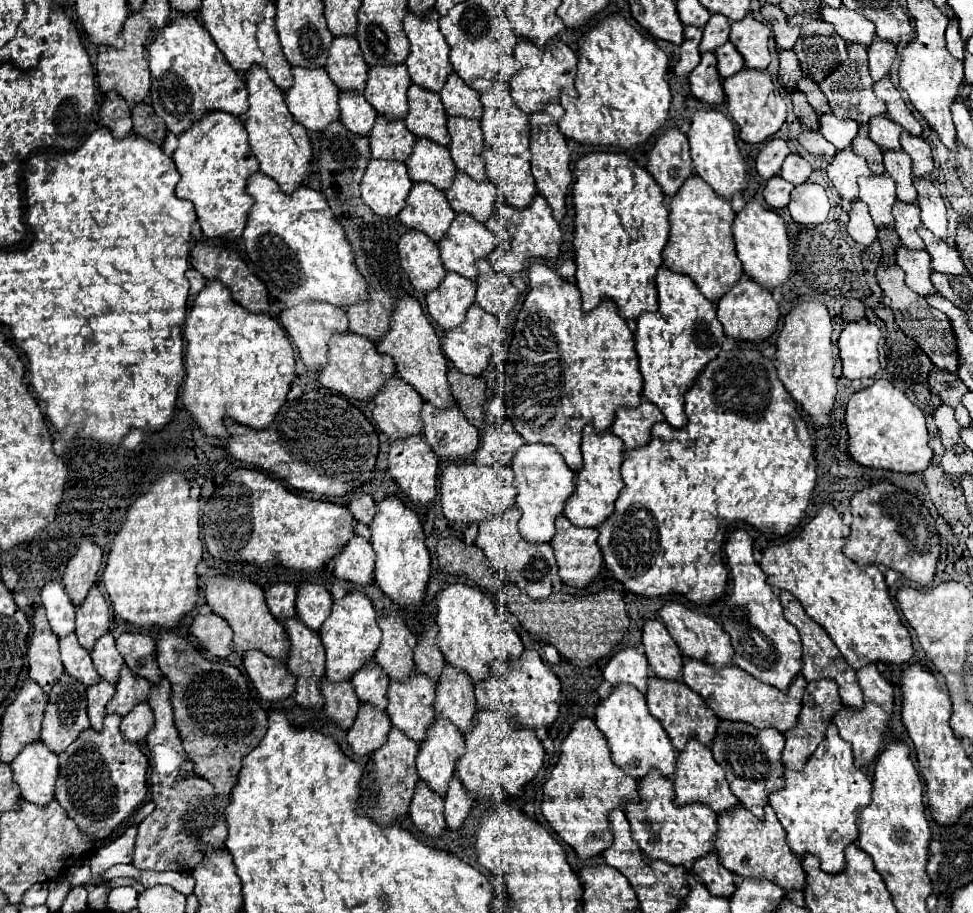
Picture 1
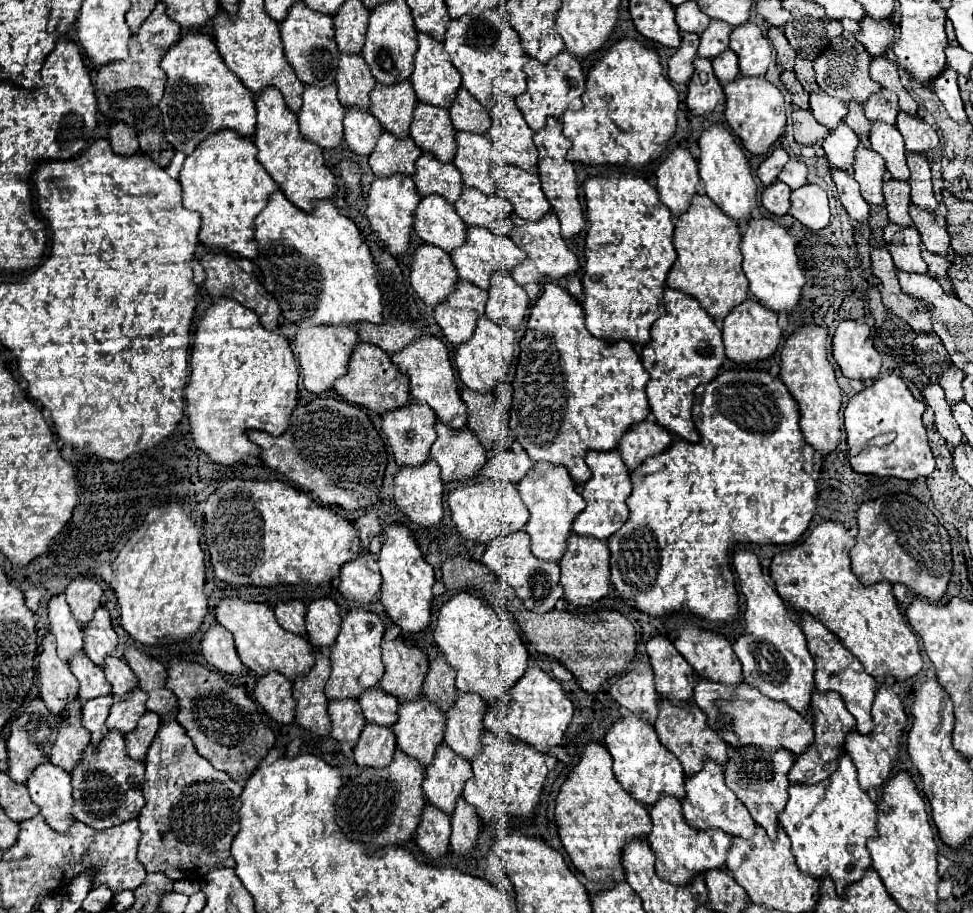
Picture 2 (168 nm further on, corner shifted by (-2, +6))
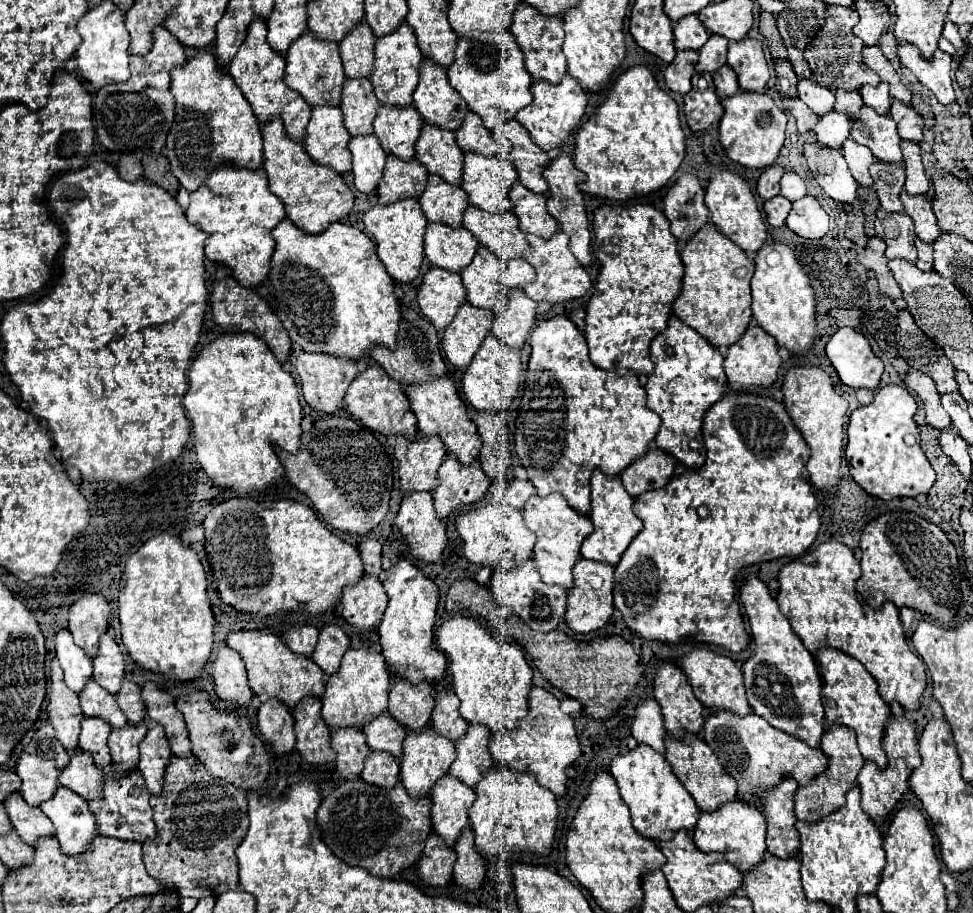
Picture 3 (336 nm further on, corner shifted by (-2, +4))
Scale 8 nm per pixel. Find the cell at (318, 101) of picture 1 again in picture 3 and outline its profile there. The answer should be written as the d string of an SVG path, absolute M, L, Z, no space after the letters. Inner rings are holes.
M313 107L311 121L307 125L305 151L319 165L331 167L343 175L351 171L351 155L347 149L351 135L343 125L339 107Z

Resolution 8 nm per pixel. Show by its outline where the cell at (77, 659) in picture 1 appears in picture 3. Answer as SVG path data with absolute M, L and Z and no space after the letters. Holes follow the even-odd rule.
M95 681L87 683L87 687L83 689L81 709L83 709L85 717L99 717L99 719L107 721L113 729L121 729L129 723L127 717L123 715L123 711L119 709L115 697L109 695L107 691L103 691Z

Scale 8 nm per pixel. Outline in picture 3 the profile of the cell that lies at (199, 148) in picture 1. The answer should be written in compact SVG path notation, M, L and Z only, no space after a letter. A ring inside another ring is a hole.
M221 165L209 175L199 191L191 193L191 205L185 215L209 235L205 241L205 257L231 267L233 277L243 287L255 289L269 277L271 255L275 249L271 231L285 219L285 209L281 199L269 191L263 171Z

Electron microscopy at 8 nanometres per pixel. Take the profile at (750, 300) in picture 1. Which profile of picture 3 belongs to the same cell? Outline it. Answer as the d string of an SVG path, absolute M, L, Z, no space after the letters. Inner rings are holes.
M751 325L745 335L729 347L725 357L725 373L731 391L757 391L759 387L767 389L777 381L777 373L781 367L781 357L777 353L777 343L767 335L761 327Z

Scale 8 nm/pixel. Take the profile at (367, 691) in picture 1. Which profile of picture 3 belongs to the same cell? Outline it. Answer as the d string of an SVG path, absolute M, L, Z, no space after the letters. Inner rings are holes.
M379 715L379 719L373 719L363 733L367 735L367 745L373 751L387 751L395 759L403 755L403 739L405 729L391 719L391 715Z

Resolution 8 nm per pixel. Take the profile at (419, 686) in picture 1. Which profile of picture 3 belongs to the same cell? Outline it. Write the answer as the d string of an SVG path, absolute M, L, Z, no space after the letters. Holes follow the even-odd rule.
M427 727L425 731L421 733L413 733L413 731L407 731L407 737L403 741L403 757L401 757L401 781L407 789L407 793L413 797L413 799L419 799L419 797L429 797L431 795L431 787L447 775L451 763L455 759L455 745L437 735L437 731L433 727Z

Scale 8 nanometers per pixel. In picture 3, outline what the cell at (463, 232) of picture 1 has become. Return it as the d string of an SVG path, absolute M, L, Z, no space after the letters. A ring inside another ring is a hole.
M481 247L473 259L473 263L461 271L461 279L467 287L467 301L473 307L479 309L491 309L491 311L501 311L507 305L509 293L511 289L521 289L523 285L531 283L535 279L535 273L531 269L529 263L525 263L525 259L509 259L503 261L495 255L491 255L491 251L487 251L485 247Z

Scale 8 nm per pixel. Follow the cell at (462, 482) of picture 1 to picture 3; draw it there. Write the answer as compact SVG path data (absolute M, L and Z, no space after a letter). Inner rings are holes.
M477 503L473 507L463 509L463 513L457 515L455 525L463 539L463 553L465 553L467 561L473 565L495 567L497 563L503 561L503 571L507 571L533 557L535 535L531 535L531 531L527 531L521 511L515 511L507 505Z

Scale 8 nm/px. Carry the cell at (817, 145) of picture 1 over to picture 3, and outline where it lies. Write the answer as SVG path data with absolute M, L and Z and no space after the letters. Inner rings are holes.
M785 97L783 105L787 105L789 113L797 119L797 129L799 133L807 133L813 129L813 125L819 121L819 117L797 97Z

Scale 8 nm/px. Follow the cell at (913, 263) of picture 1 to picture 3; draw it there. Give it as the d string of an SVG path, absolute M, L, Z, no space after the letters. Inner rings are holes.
M883 209L877 211L877 219L875 219L875 231L877 237L881 237L887 243L887 251L885 257L887 259L909 259L915 261L915 231L913 231L913 221L909 215L905 213L887 213Z

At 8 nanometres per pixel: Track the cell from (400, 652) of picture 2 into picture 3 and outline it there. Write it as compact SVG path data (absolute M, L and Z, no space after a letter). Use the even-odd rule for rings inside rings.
M393 677L389 691L389 715L405 729L419 733L431 721L435 693L431 683L411 685L405 679Z

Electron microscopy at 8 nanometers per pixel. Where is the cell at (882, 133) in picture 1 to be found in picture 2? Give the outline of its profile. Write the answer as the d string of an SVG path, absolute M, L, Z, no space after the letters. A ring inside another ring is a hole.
M881 89L881 93L877 93L875 97L867 99L865 107L865 115L869 121L883 121L889 125L895 125L897 115L899 115L899 105L897 105L897 97L895 93Z

